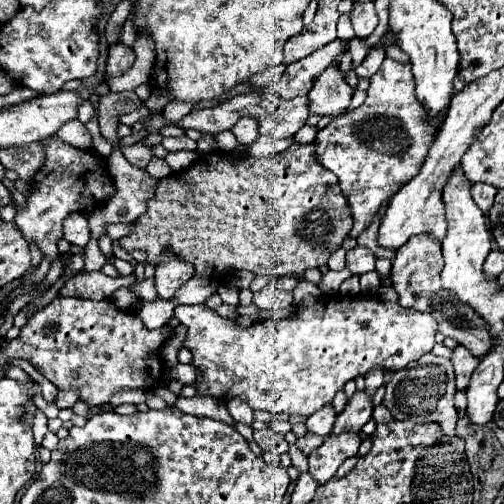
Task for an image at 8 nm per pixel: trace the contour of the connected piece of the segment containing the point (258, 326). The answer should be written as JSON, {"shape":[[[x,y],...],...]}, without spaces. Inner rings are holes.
{"shape":[[[343,296],[343,300],[323,298],[313,306],[299,308],[295,316],[255,322],[249,328],[231,326],[229,318],[221,318],[215,310],[209,310],[203,304],[177,306],[175,318],[187,326],[185,348],[193,352],[193,364],[203,372],[201,378],[197,378],[195,382],[199,394],[215,398],[241,396],[249,402],[253,410],[269,410],[273,416],[279,412],[311,416],[323,404],[331,402],[335,392],[343,388],[347,380],[353,380],[357,374],[363,376],[373,366],[379,366],[383,370],[405,368],[409,362],[415,362],[423,354],[431,352],[437,332],[437,322],[433,322],[431,314],[403,308],[397,302],[381,302],[379,298],[371,296]]]}

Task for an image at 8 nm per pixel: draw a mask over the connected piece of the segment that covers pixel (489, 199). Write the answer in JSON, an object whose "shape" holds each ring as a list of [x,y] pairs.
{"shape":[[[473,184],[473,186],[471,186],[471,196],[473,196],[475,204],[477,204],[485,214],[491,210],[495,194],[497,194],[497,190],[495,190],[493,186],[489,186],[489,184]]]}

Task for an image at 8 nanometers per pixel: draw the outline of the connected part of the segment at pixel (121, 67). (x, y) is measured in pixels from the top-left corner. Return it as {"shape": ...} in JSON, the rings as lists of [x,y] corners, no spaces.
{"shape":[[[113,44],[109,46],[109,56],[107,56],[107,66],[105,66],[105,76],[107,78],[115,78],[125,74],[131,64],[135,62],[135,54],[131,48],[127,48],[125,44]]]}

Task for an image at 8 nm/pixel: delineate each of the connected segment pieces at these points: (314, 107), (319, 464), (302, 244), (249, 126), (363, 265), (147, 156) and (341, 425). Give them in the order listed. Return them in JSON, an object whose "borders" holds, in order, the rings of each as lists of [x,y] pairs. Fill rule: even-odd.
{"borders":[[[[331,64],[325,72],[315,80],[309,92],[309,106],[313,114],[341,114],[351,106],[353,88],[347,84],[341,68]]],[[[329,434],[325,442],[307,458],[311,476],[319,484],[329,482],[337,468],[341,466],[341,462],[345,458],[355,456],[359,446],[361,446],[359,434]]],[[[311,142],[311,144],[291,144],[285,152],[281,154],[275,154],[275,156],[269,156],[269,158],[257,158],[257,156],[247,156],[247,154],[241,154],[241,152],[209,152],[209,154],[203,154],[189,170],[185,172],[177,172],[177,174],[169,174],[165,178],[159,178],[157,180],[157,186],[155,186],[155,194],[153,198],[147,200],[147,212],[141,214],[135,222],[131,222],[133,230],[129,236],[121,238],[121,246],[131,252],[135,248],[147,252],[147,264],[151,266],[157,266],[157,258],[165,252],[171,252],[175,254],[177,258],[181,258],[183,262],[189,262],[195,266],[195,274],[199,278],[213,278],[221,284],[227,284],[233,280],[235,272],[239,270],[247,270],[247,272],[253,272],[257,276],[265,276],[265,278],[279,278],[279,276],[293,276],[293,278],[301,278],[301,274],[309,268],[319,268],[321,264],[327,264],[331,252],[335,252],[337,248],[341,248],[345,236],[349,234],[351,226],[353,226],[353,220],[351,220],[351,210],[349,210],[349,204],[345,200],[345,196],[341,194],[339,190],[339,184],[337,184],[337,178],[325,170],[321,166],[321,162],[317,162],[317,158],[313,158],[313,150],[317,148],[317,142]]],[[[241,118],[241,120],[231,128],[231,132],[235,134],[237,142],[239,142],[239,144],[245,144],[245,146],[253,144],[253,142],[261,136],[259,130],[257,130],[257,120],[253,120],[253,118]]],[[[357,246],[357,248],[353,248],[353,250],[347,252],[347,268],[349,268],[355,276],[373,272],[373,270],[375,270],[375,256],[373,256],[367,248]]],[[[139,142],[131,144],[131,146],[121,146],[121,152],[129,160],[129,164],[135,168],[147,168],[147,164],[151,160],[151,148],[147,148]]],[[[355,390],[355,394],[345,404],[343,412],[337,414],[333,432],[343,432],[343,430],[359,432],[363,428],[363,424],[369,422],[371,412],[373,412],[373,404],[367,396],[367,390]]]]}

